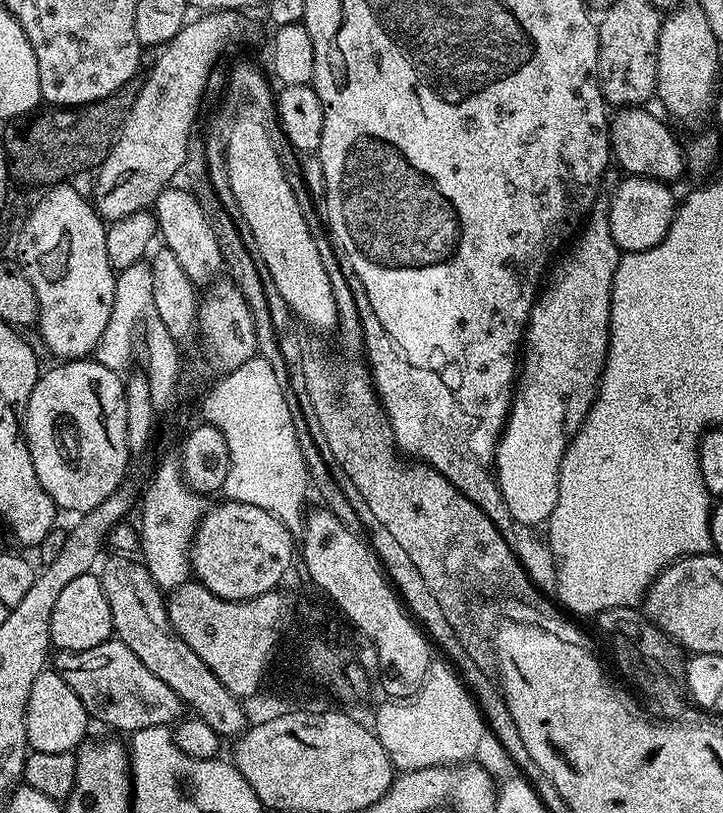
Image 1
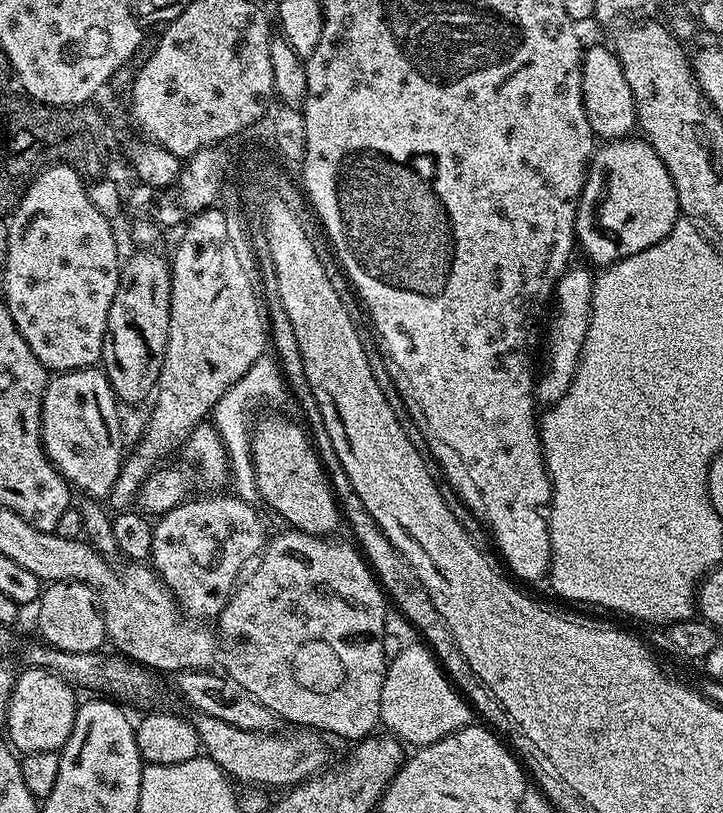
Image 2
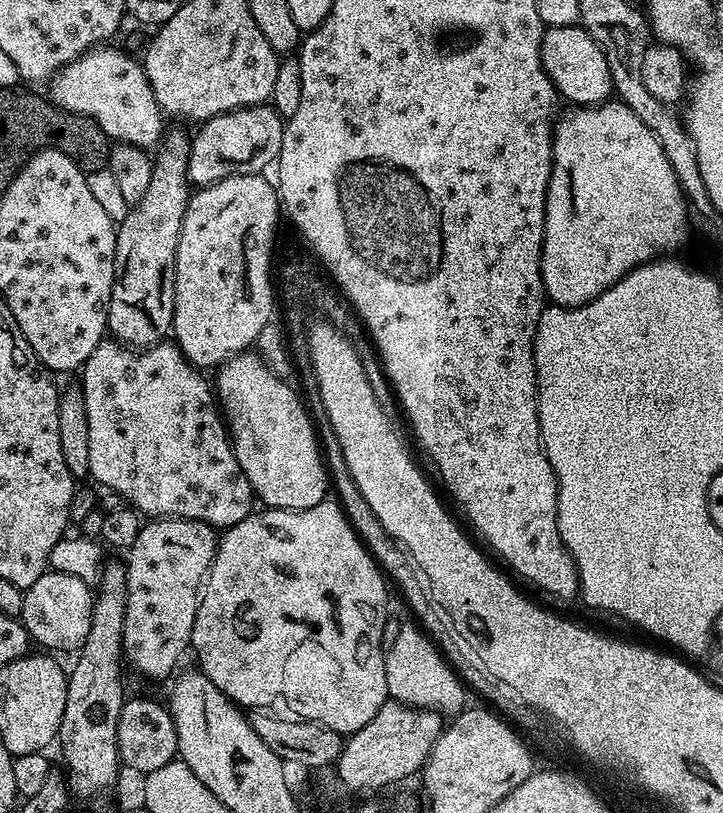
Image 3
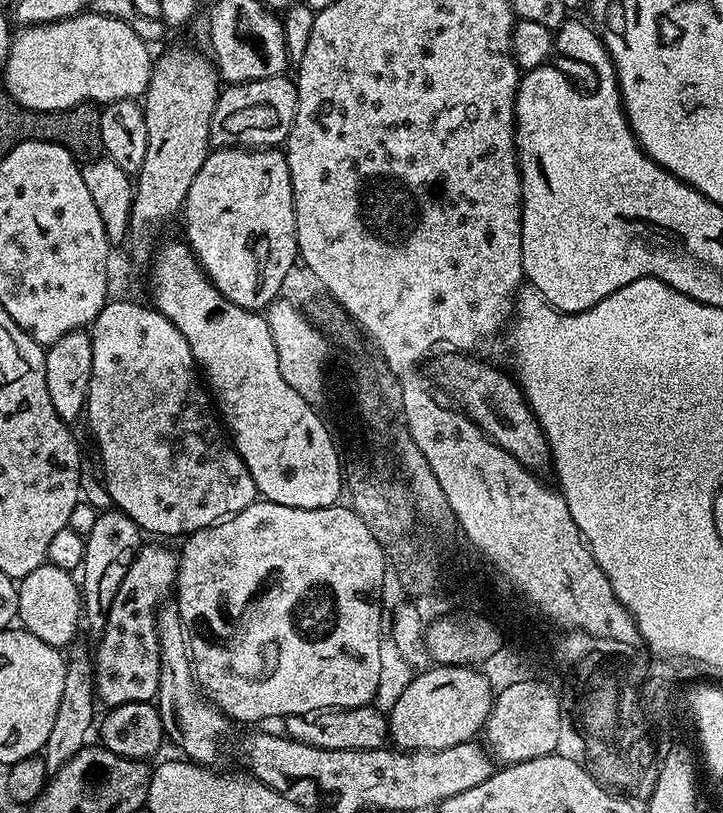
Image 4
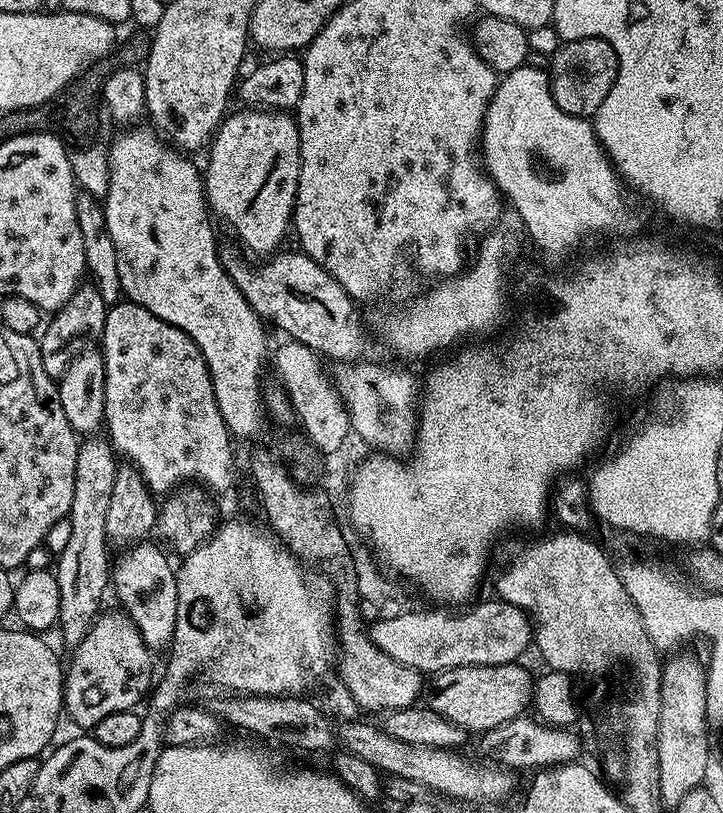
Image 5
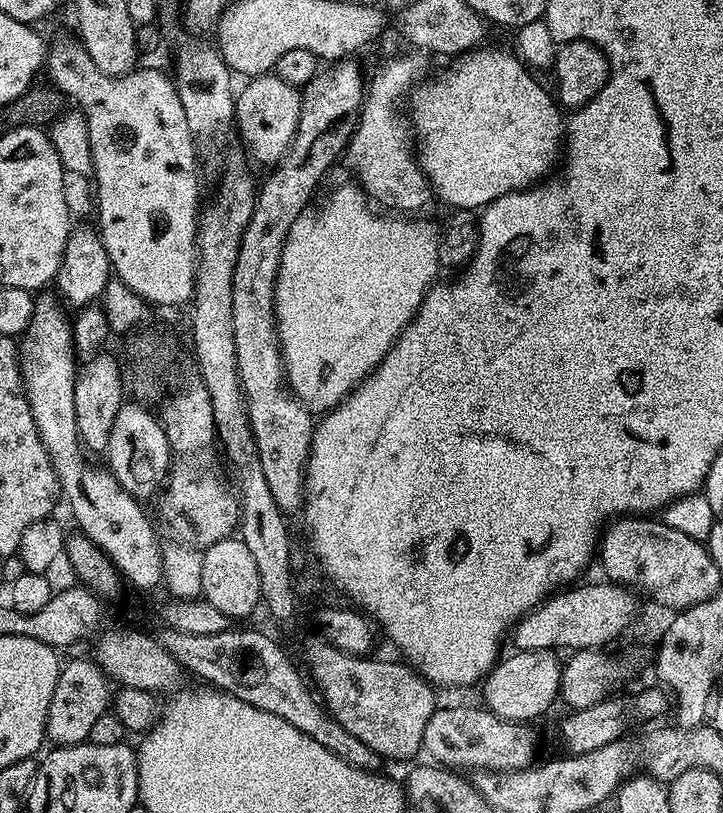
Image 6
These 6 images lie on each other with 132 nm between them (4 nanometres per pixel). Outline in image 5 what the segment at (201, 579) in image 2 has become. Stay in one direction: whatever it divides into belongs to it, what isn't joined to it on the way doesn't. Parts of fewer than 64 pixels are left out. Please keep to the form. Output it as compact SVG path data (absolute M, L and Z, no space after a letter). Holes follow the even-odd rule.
M105 611L96 617L96 623L86 634L72 658L66 662L64 677L64 712L80 727L91 730L102 718L118 714L118 710L133 711L140 699L149 695L153 687L152 660L142 634L127 612Z

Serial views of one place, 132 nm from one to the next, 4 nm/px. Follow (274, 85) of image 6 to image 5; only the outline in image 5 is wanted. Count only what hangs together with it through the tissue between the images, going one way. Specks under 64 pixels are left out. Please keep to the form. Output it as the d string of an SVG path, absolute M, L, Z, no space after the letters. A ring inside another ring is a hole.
M244 110L248 112L236 112L225 115L221 120L219 128L216 130L216 135L210 141L208 152L208 172L203 173L204 181L204 196L208 200L208 206L211 215L217 221L220 220L240 239L239 247L241 249L249 248L254 255L260 256L256 258L268 258L277 251L276 247L284 240L284 235L289 235L290 225L292 224L292 212L296 209L296 191L298 190L298 178L300 177L300 139L298 138L298 130L296 129L295 119L287 111L284 110Z

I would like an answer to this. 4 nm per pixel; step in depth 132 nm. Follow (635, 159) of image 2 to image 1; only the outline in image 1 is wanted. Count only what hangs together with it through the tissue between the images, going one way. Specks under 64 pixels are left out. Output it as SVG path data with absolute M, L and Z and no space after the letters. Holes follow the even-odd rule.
M628 176L612 192L612 201L606 207L610 234L614 238L616 247L621 253L637 252L638 250L650 250L650 246L658 246L662 238L666 238L666 230L670 230L670 222L676 216L678 207L677 197L672 197L672 192L663 180L651 180L645 176Z

